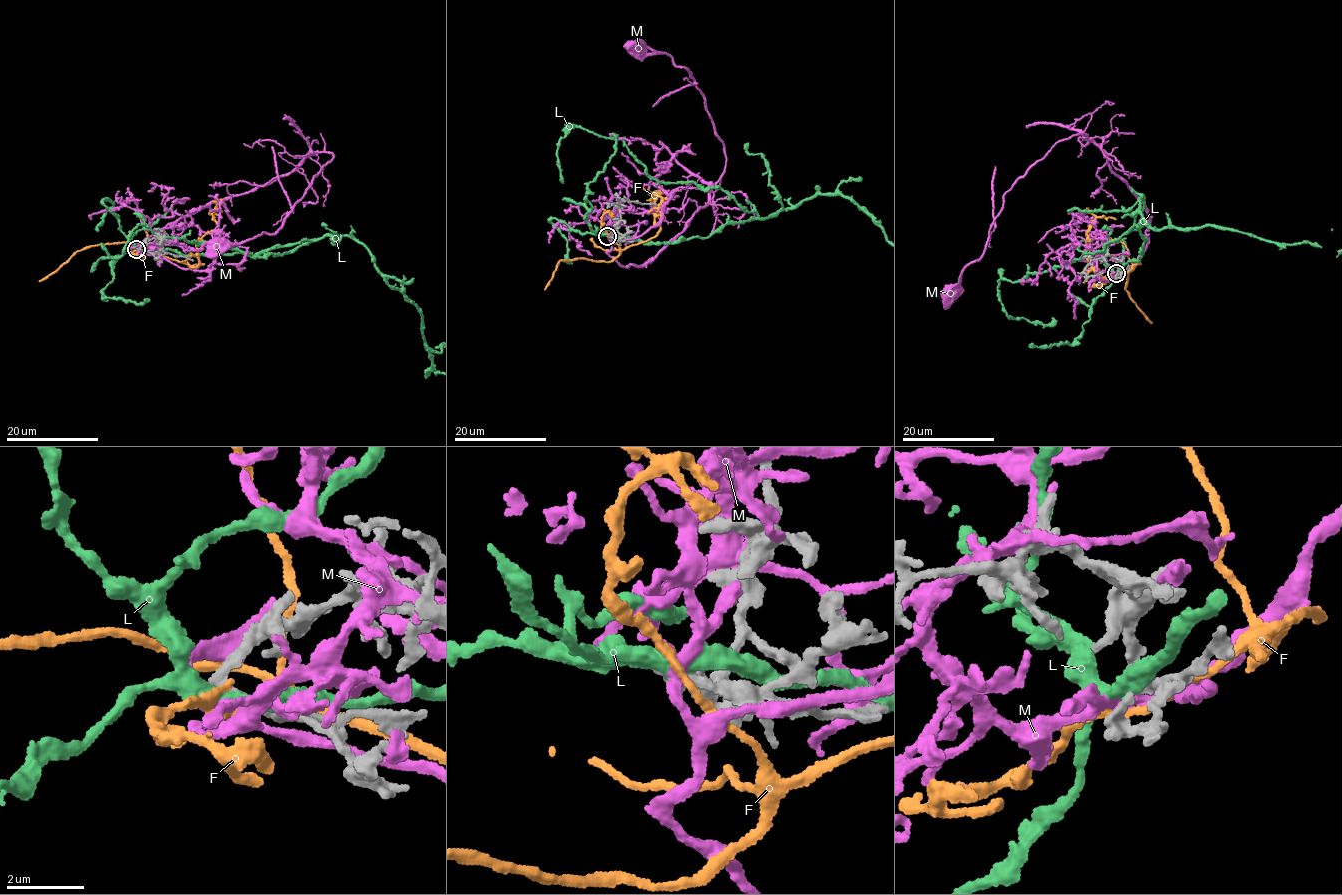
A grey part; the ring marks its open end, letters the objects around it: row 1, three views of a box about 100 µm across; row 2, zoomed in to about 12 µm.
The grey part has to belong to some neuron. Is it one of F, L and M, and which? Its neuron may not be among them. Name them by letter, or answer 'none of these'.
none of these

